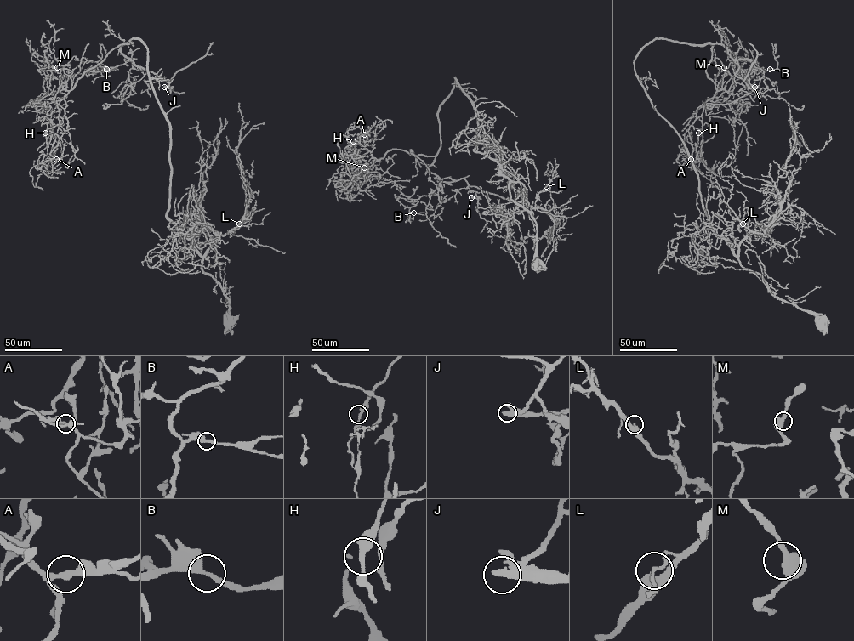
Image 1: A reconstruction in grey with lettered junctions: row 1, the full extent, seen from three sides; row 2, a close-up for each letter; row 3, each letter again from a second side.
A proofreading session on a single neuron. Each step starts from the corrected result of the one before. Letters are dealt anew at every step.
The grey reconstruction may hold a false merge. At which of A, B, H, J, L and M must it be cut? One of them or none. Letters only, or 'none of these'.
none of these

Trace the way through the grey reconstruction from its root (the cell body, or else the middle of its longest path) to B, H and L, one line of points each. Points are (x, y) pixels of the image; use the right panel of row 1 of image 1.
B: (820, 322), (778, 299), (714, 234), (687, 149), (634, 59), (663, 38), (721, 44), (734, 59), (769, 69)
H: (820, 322), (714, 232), (687, 149), (635, 73), (656, 38), (713, 43), (716, 91), (698, 133)
L: (820, 322), (814, 314), (778, 299), (760, 275), (742, 266), (739, 244), (753, 234), (765, 235), (742, 224)

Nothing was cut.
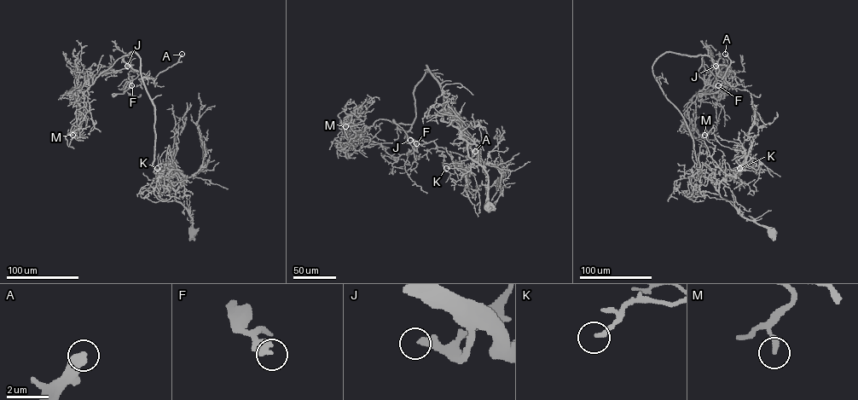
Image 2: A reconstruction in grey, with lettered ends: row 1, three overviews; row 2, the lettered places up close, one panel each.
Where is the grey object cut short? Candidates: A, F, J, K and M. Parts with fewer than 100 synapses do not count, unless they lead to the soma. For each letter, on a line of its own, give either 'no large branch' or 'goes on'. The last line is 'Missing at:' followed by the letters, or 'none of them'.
A: goes on
F: no large branch
J: goes on
K: no large branch
M: no large branch
Missing at: A, J

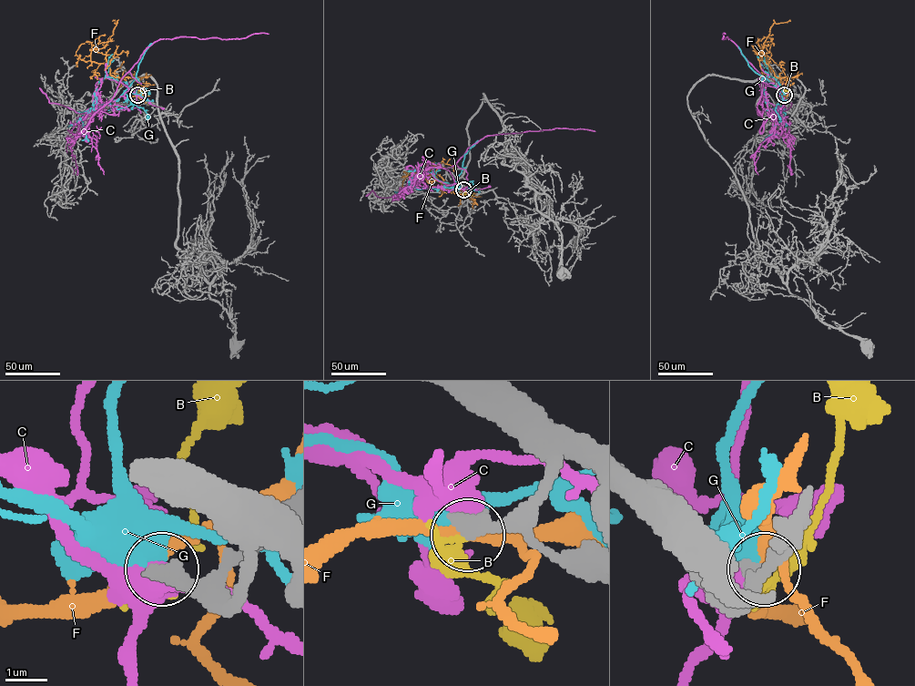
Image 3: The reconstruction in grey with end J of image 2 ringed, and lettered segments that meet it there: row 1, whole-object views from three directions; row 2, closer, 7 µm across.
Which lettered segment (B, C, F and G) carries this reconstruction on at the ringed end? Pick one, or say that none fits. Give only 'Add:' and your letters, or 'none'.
Add: none

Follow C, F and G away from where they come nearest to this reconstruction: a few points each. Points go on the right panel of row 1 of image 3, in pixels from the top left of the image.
C: (783, 96), (776, 87), (764, 83), (761, 75), (727, 36), (722, 38), (726, 34)
F: (783, 95), (786, 81), (790, 77), (777, 76), (765, 60), (762, 49), (773, 23), (790, 21)
G: (783, 95), (777, 89), (782, 109), (786, 114), (765, 139)

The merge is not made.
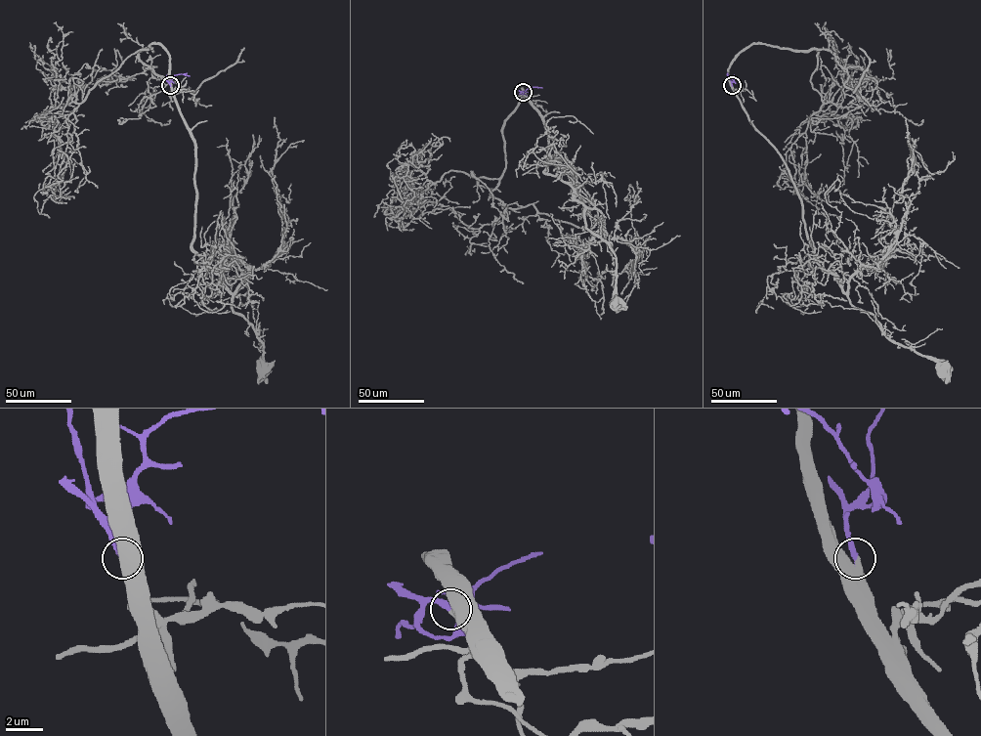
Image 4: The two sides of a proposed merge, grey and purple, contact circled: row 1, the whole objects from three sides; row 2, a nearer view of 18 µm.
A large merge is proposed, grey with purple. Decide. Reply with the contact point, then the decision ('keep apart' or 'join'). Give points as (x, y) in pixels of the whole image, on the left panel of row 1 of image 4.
(170, 85) | join

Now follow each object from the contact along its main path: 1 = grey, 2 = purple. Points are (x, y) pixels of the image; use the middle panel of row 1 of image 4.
1: (523, 92), (547, 131), (545, 172), (572, 188), (584, 206), (586, 228), (616, 256), (615, 302)
2: (523, 92), (533, 87), (542, 88)

